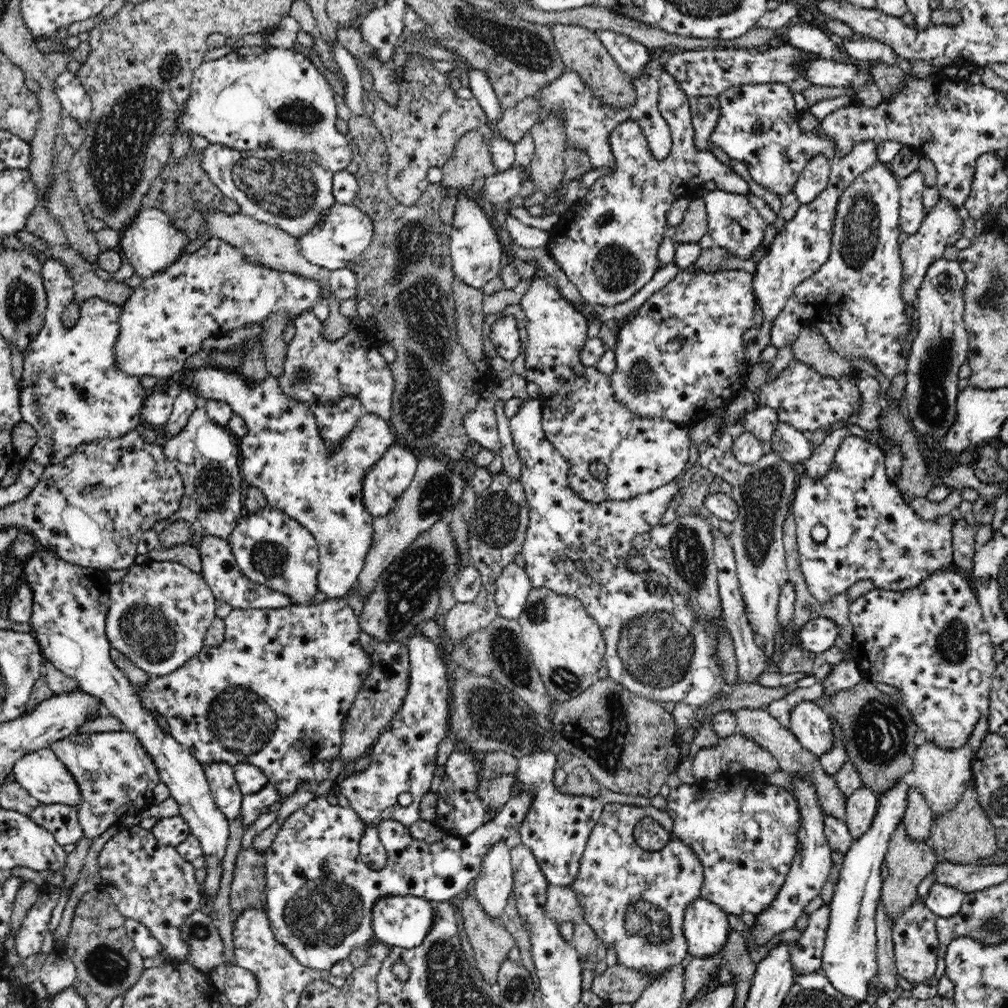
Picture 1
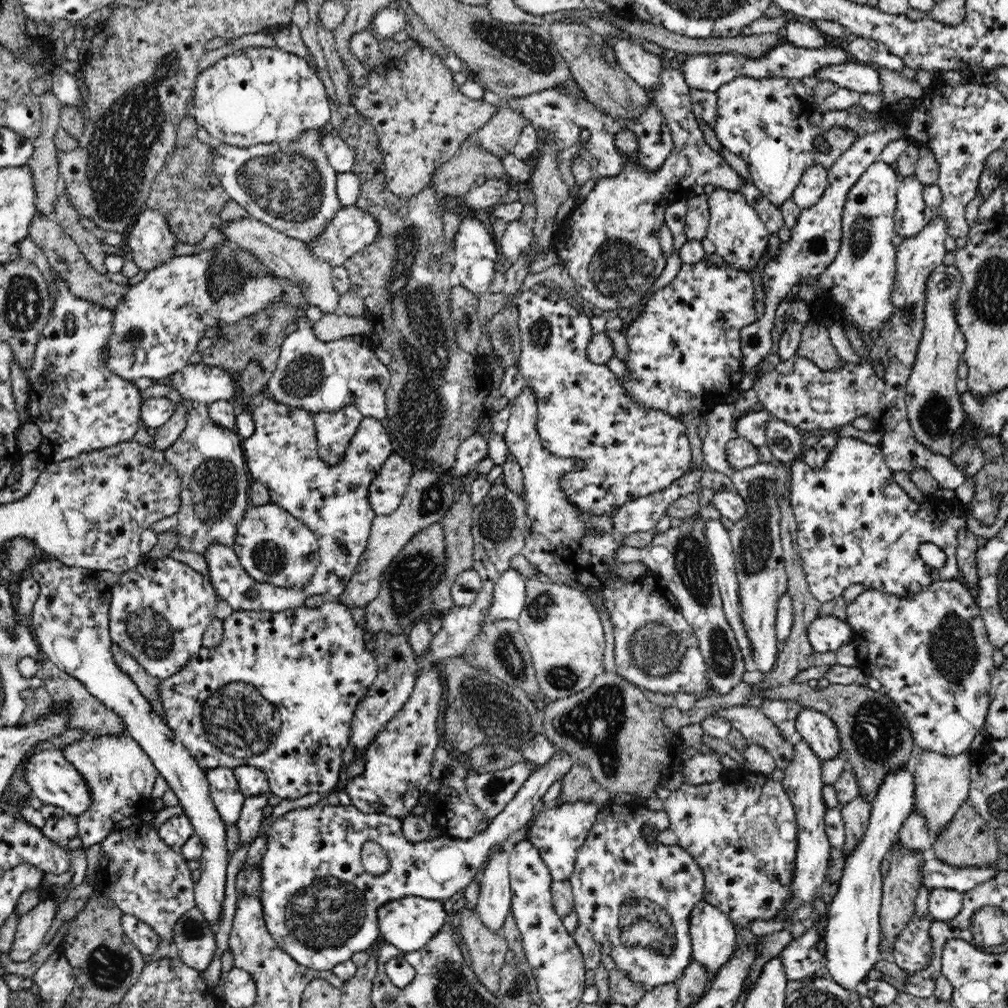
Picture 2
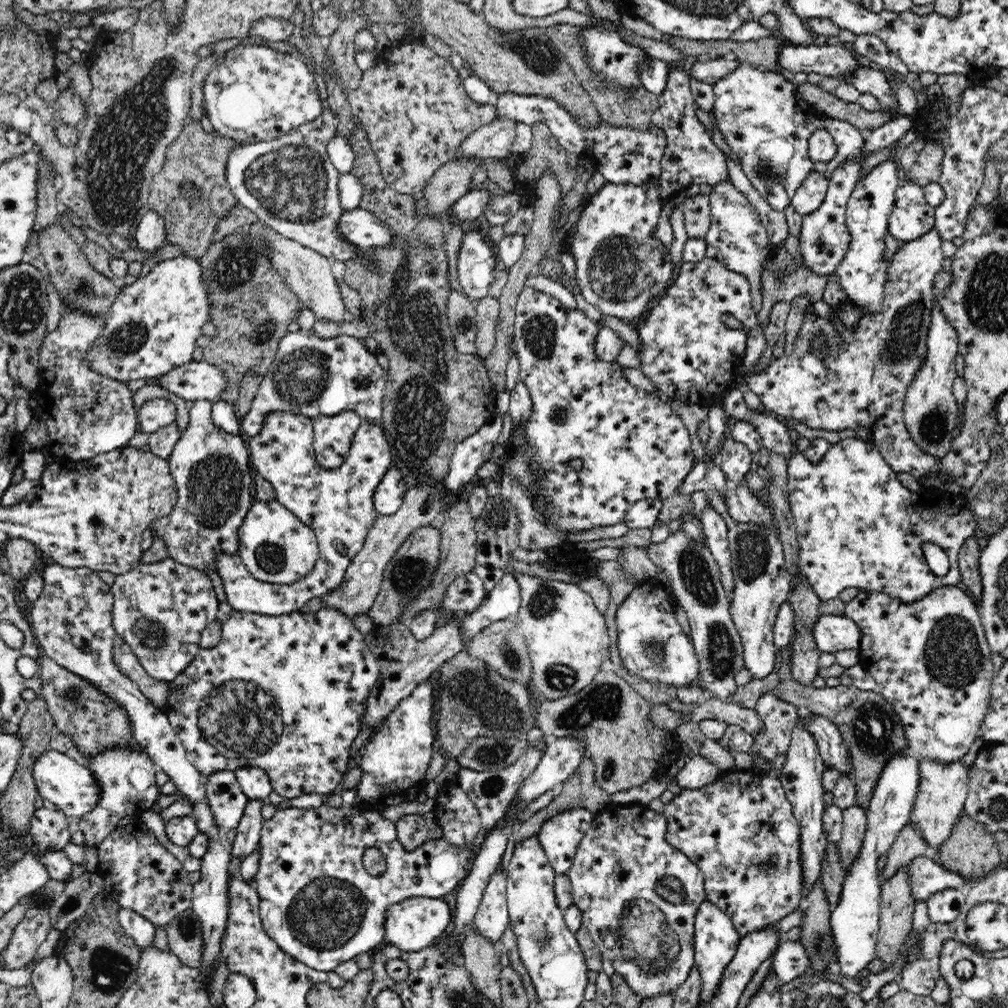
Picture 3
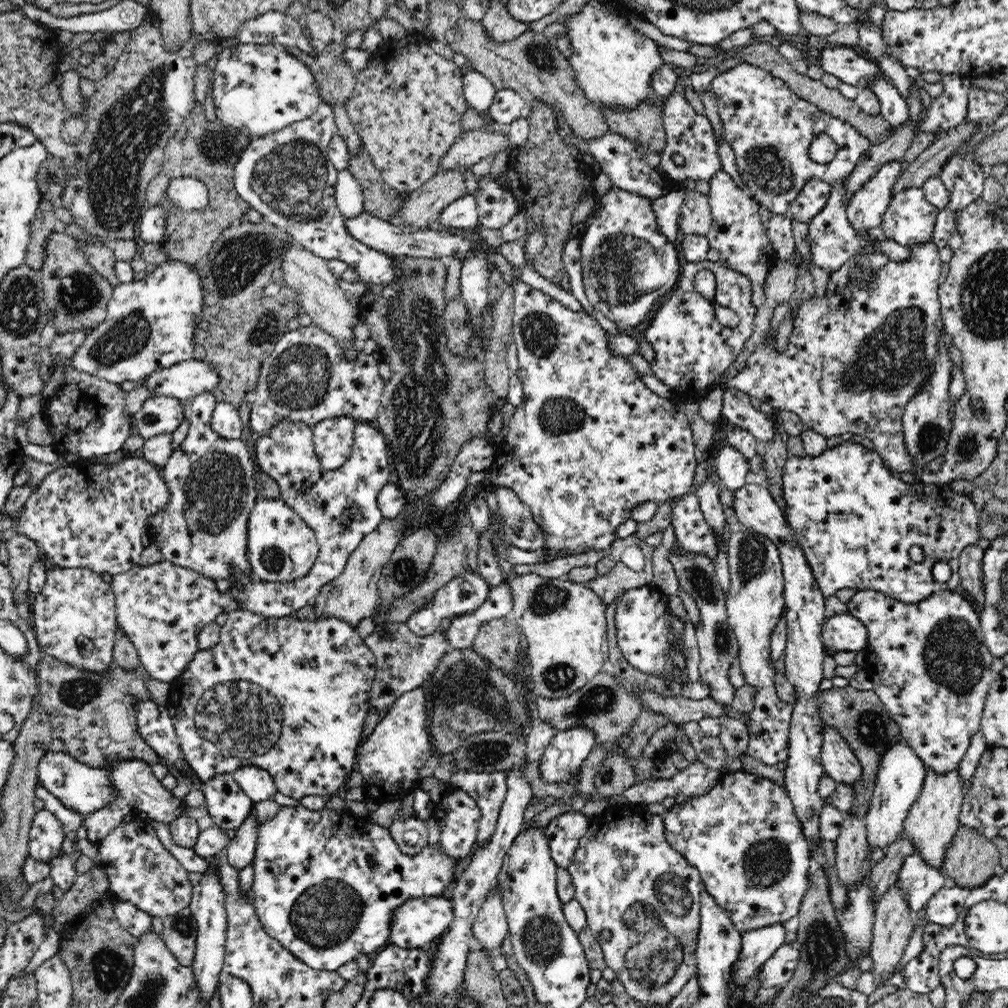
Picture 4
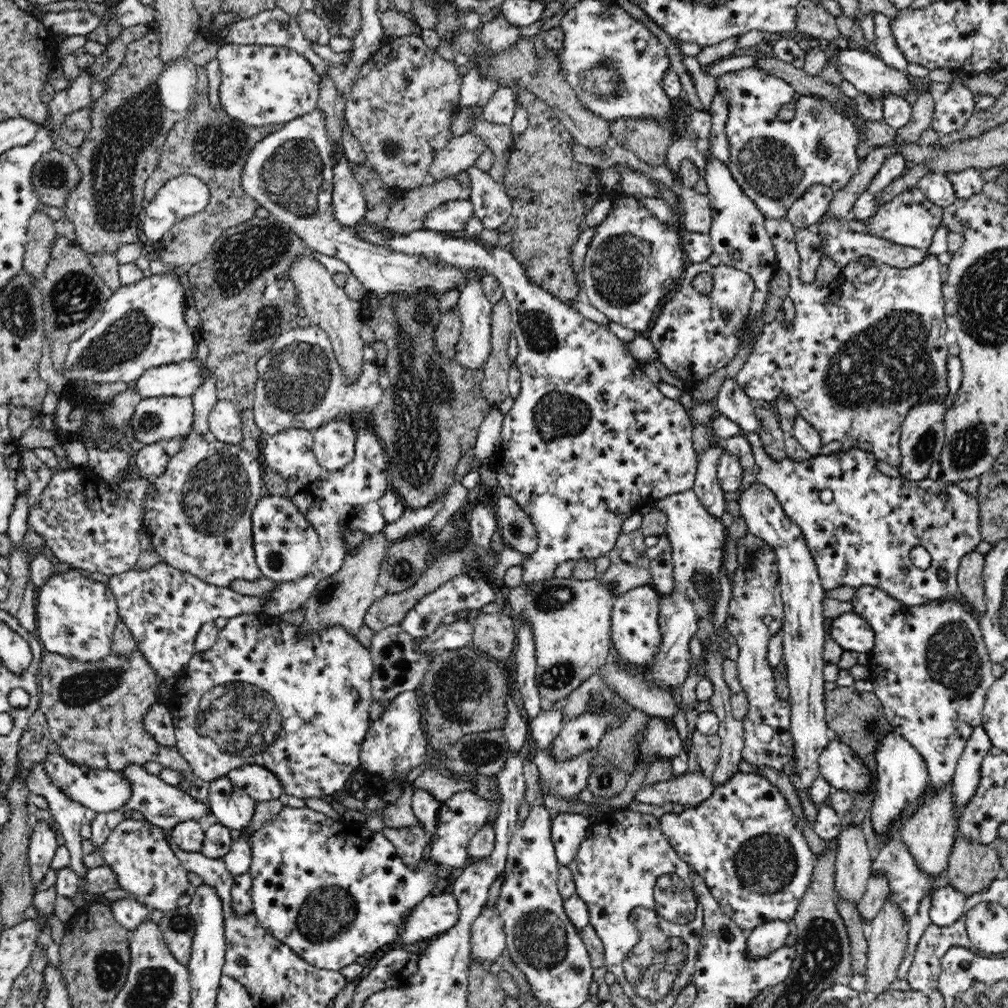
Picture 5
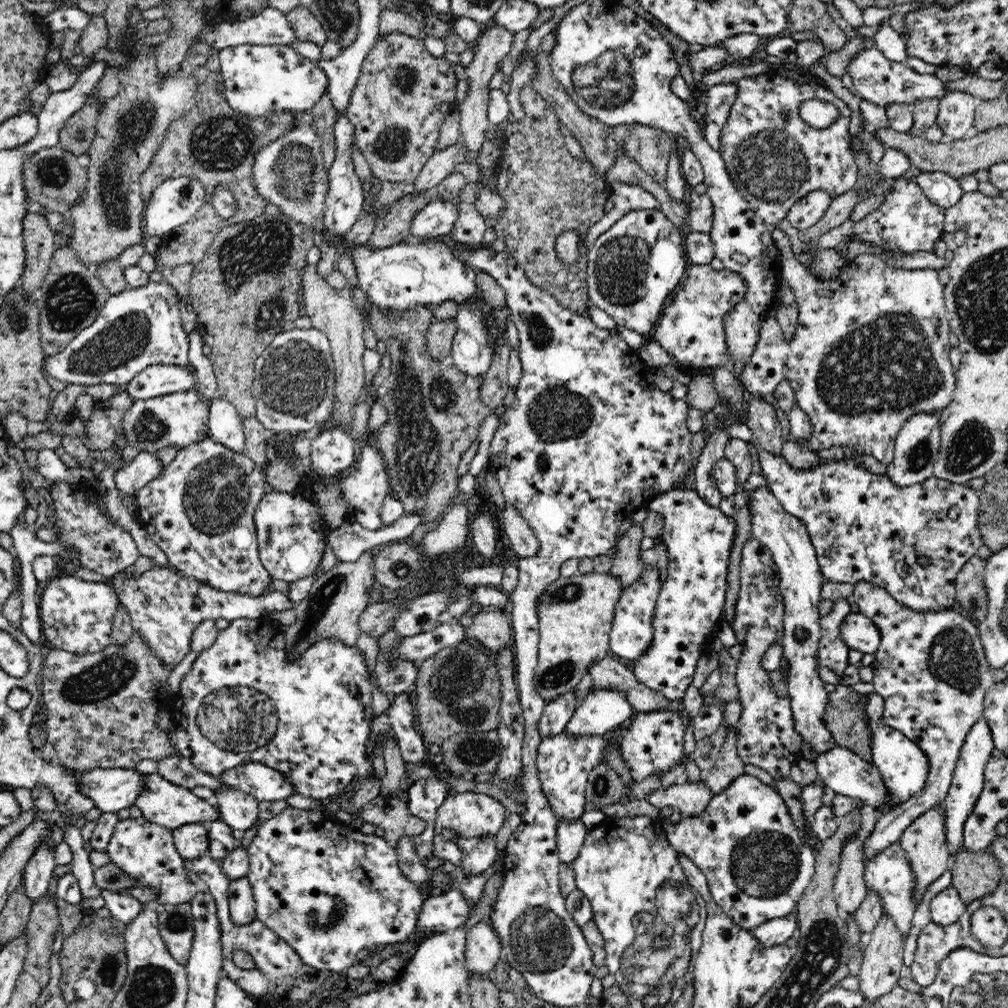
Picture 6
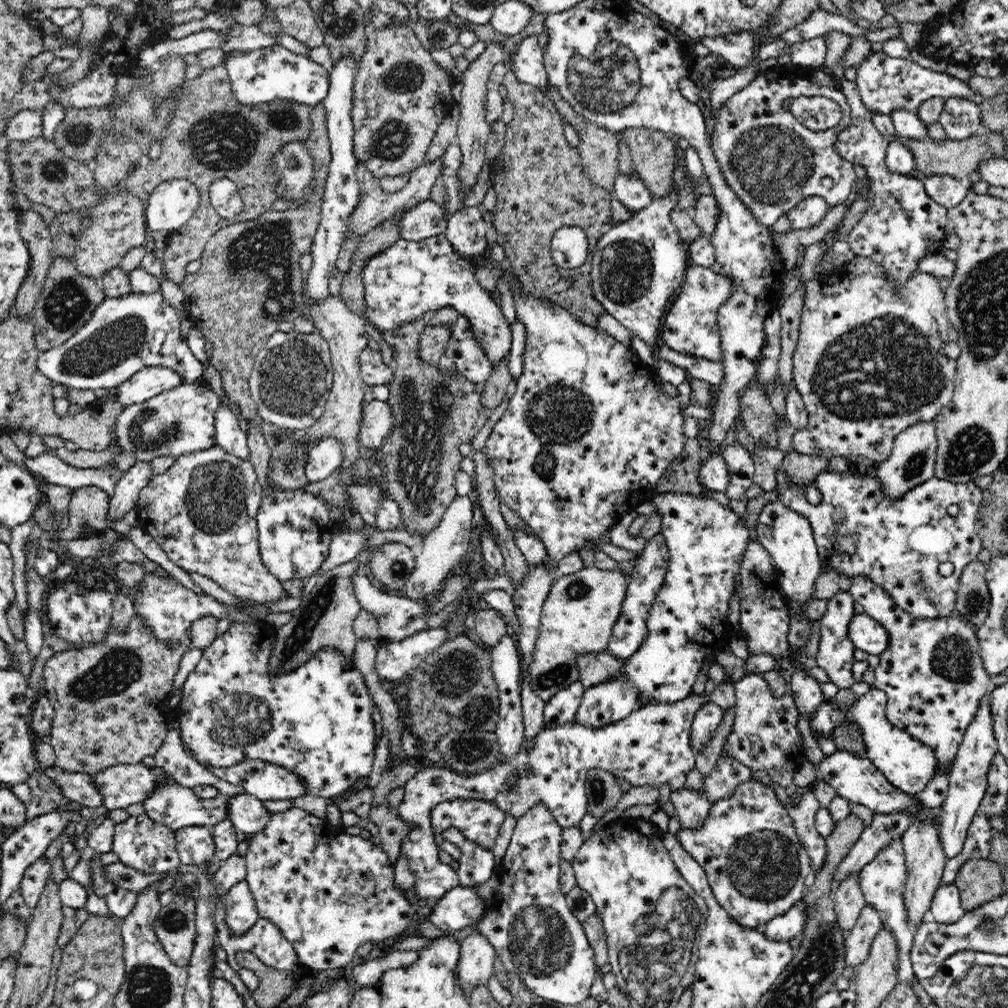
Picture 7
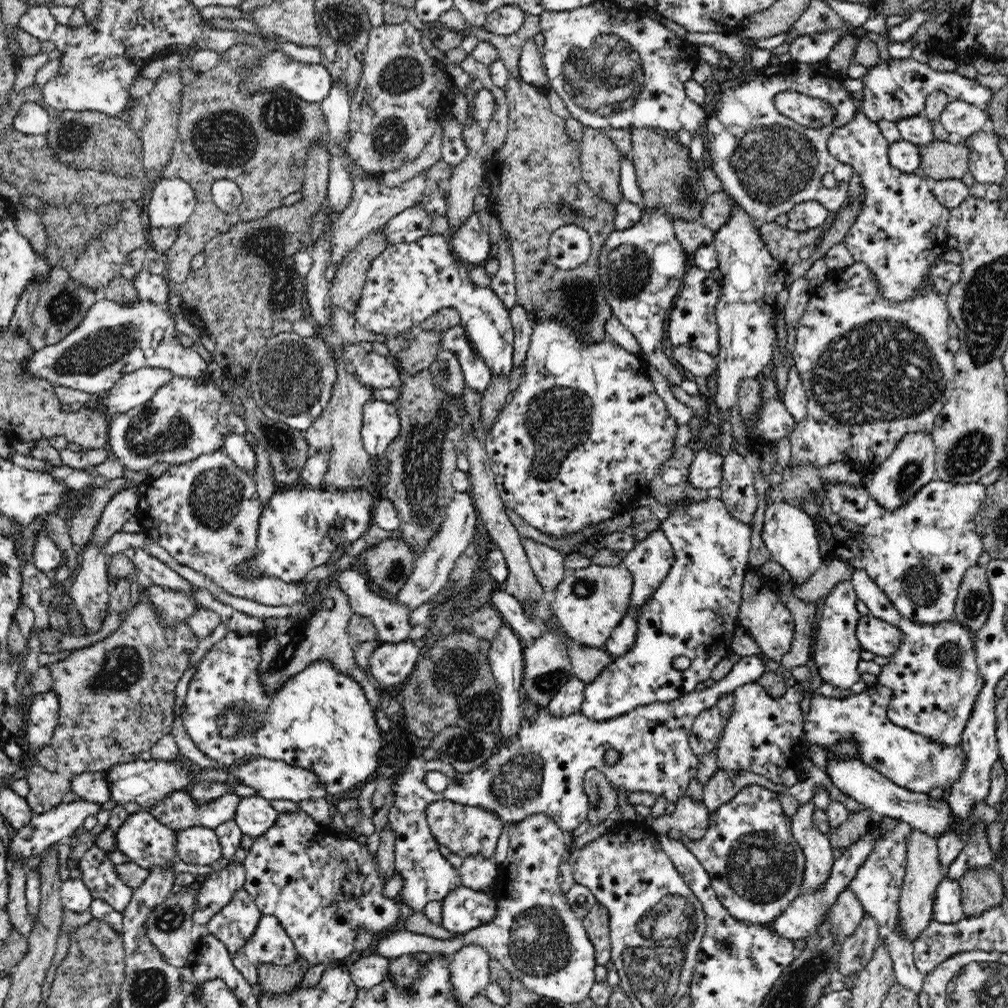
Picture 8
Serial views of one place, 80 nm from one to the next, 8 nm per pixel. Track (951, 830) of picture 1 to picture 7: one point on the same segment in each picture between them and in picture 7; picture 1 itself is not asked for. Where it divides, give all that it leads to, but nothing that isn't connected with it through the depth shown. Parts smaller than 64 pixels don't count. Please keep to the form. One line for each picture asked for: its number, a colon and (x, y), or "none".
2: (967, 840)
3: (971, 850)
4: (971, 858)
5: (971, 867)
6: (975, 873)
7: (979, 880)

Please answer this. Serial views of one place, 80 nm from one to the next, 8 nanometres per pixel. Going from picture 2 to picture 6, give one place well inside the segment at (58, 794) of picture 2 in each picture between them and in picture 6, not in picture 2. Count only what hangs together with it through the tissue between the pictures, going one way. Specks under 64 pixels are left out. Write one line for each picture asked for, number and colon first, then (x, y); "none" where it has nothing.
3: (62, 781)
4: (83, 789)
5: (101, 790)
6: (113, 789)

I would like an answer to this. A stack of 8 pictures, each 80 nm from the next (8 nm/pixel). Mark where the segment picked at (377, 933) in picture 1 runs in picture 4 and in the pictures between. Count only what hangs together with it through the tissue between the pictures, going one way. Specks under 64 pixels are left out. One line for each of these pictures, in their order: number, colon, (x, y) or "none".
2: (406, 924)
3: (411, 925)
4: (418, 922)

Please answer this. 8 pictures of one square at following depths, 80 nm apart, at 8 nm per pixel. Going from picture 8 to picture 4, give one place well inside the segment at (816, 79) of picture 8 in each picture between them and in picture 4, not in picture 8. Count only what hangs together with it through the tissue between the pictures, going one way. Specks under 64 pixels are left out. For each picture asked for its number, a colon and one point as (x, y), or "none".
4: (770, 129)
5: (774, 162)
6: (773, 162)
7: (770, 160)

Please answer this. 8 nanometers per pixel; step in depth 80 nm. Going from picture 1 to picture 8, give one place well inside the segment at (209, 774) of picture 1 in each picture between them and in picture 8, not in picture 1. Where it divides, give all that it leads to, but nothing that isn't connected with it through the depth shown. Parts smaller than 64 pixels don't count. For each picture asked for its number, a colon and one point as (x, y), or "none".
2: (224, 788)
3: (226, 798)
4: (228, 805)
5: (233, 807)
6: (239, 810)
7: (245, 811)
8: (254, 815)

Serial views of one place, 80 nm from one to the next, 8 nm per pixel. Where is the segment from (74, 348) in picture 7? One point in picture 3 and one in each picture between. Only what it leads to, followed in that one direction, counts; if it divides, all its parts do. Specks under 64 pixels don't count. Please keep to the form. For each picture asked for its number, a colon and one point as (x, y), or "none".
3: (153, 325)
4: (150, 323)
5: (142, 326)
6: (139, 327)

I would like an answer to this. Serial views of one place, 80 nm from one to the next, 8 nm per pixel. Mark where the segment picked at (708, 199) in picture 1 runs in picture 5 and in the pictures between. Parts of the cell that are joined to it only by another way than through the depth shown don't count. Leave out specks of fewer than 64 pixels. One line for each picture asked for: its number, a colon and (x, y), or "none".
2: (740, 237)
3: (743, 244)
4: (737, 232)
5: (737, 234)

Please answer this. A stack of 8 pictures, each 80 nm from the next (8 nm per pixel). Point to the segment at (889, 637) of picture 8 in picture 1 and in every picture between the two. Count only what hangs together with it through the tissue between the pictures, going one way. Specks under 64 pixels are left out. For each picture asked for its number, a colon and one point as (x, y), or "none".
1: (816, 636)
2: (826, 633)
3: (832, 633)
4: (842, 632)
5: (850, 631)
6: (858, 632)
7: (866, 634)

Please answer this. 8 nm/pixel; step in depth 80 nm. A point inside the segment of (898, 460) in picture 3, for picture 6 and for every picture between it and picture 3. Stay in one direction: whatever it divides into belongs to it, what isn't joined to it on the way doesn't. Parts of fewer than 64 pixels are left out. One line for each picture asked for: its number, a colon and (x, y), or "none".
4: (853, 360)
5: (861, 351)
6: (870, 349)

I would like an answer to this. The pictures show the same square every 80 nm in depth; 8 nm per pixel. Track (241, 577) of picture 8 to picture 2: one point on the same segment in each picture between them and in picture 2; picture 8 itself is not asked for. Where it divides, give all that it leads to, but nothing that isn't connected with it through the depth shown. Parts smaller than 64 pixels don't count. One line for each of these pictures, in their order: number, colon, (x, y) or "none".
2: (208, 458)
3: (211, 467)
4: (212, 482)
5: (199, 521)
6: (199, 510)
7: (202, 511)

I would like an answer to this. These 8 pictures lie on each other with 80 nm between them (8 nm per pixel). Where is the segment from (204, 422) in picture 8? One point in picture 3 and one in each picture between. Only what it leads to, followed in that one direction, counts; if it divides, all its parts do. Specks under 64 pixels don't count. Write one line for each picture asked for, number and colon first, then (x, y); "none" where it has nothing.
3: (154, 414)
4: (159, 414)
5: (158, 418)
6: (181, 418)
7: (181, 420)

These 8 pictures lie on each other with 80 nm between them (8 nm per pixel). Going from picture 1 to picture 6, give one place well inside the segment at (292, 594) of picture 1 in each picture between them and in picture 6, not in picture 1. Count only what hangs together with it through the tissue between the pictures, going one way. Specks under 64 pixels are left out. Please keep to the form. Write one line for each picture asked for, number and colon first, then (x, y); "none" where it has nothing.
2: (272, 546)
3: (275, 546)
4: (281, 547)
5: (285, 546)
6: (291, 537)

